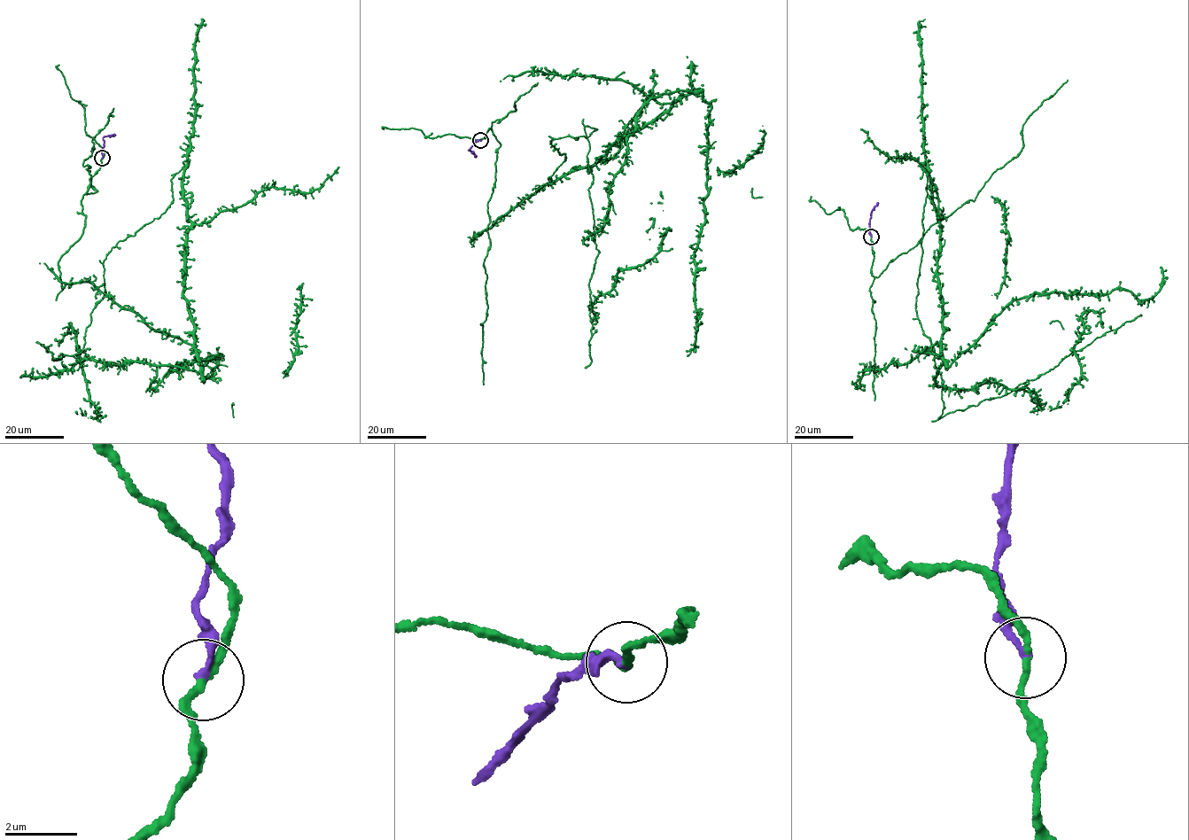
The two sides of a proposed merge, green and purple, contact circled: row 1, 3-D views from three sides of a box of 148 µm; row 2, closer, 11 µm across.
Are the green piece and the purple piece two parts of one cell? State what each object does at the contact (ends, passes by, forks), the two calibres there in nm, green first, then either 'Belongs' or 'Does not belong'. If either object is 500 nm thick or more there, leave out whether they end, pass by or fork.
At the ring green passes by. At the ring purple ends. Thickness 170 nm (green) against 200 nm. Does not belong

